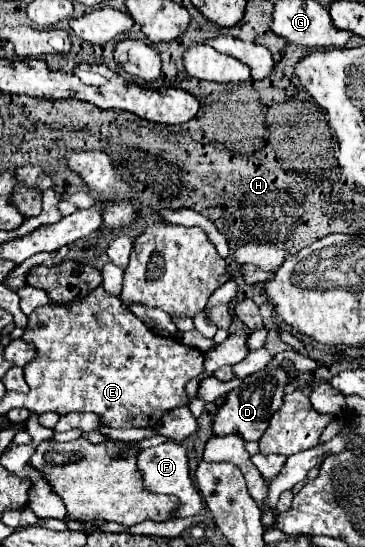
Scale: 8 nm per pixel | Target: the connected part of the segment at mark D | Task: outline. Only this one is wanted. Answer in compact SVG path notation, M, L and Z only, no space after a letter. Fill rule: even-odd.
M268 368L260 370L244 380L244 384L232 392L228 392L224 406L218 410L214 418L214 434L216 436L228 436L228 434L238 434L246 442L258 442L262 434L268 428L268 420L272 414L282 406L282 396L284 396L284 386L286 386L286 372L278 368Z

